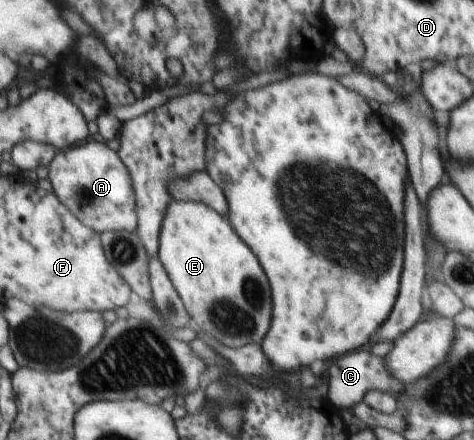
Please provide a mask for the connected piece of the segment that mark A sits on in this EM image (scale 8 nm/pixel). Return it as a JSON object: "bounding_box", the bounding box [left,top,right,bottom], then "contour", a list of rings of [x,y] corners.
{"bounding_box":[48,139,137,233],"contour":[[[88,139],[56,151],[48,164],[48,179],[55,198],[96,233],[134,231],[137,228],[131,174],[118,154],[109,150],[103,142]]]}

